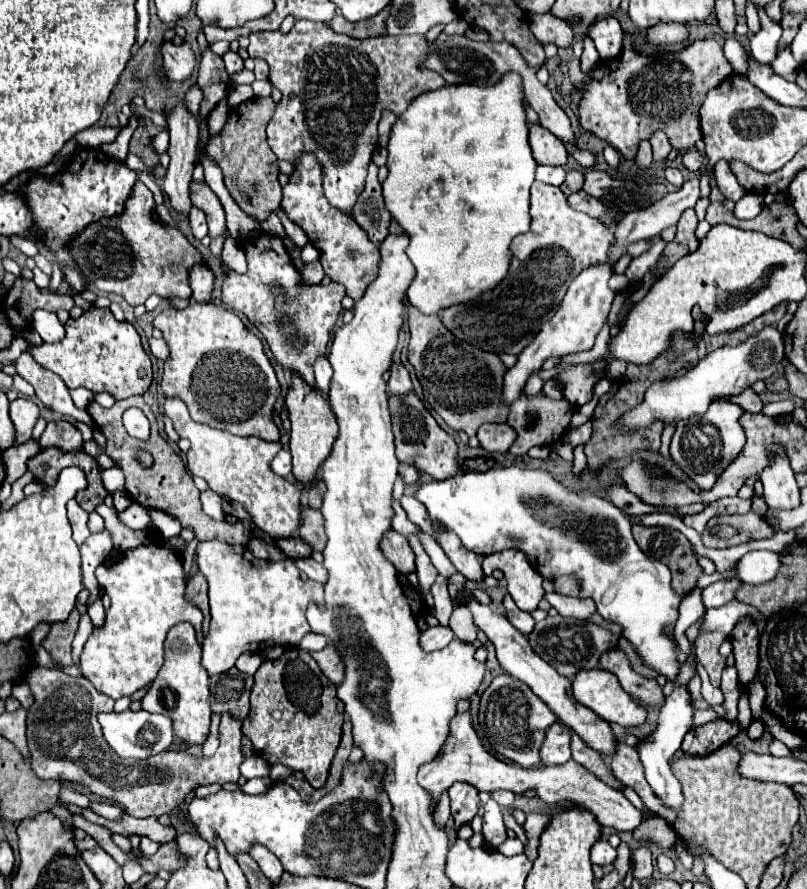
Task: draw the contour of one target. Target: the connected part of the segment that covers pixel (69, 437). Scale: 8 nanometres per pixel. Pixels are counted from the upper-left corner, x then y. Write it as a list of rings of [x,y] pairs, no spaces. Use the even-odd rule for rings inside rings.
[[[52,421],[40,437],[40,447],[60,447],[64,451],[82,449],[82,435],[68,421]]]

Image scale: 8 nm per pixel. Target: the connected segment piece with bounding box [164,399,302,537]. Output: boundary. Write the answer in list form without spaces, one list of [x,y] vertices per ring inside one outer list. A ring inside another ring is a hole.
[[[166,399],[164,415],[172,419],[178,435],[192,443],[188,451],[188,469],[192,475],[206,479],[210,489],[218,495],[242,503],[256,527],[270,537],[290,537],[298,529],[302,487],[274,475],[270,469],[272,457],[282,449],[280,441],[268,443],[258,437],[236,437],[228,431],[200,425],[190,419],[188,409],[180,399]]]

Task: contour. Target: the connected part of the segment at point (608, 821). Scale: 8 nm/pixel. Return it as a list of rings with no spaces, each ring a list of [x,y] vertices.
[[[468,711],[462,715],[456,715],[452,719],[450,735],[448,735],[444,747],[440,749],[438,757],[432,763],[420,767],[420,771],[418,771],[418,783],[426,791],[432,793],[434,801],[438,801],[438,795],[442,791],[448,791],[450,785],[456,781],[470,783],[478,791],[488,791],[488,793],[492,793],[496,789],[508,789],[512,793],[534,791],[546,803],[556,803],[560,807],[574,805],[574,807],[588,809],[598,817],[598,821],[602,821],[602,825],[612,827],[616,831],[628,831],[628,829],[634,829],[640,825],[640,811],[620,791],[606,785],[604,781],[600,781],[596,775],[586,771],[580,763],[576,763],[572,759],[564,765],[554,765],[554,767],[538,765],[534,769],[522,769],[512,763],[504,763],[504,761],[496,759],[482,747],[476,731],[470,725]]]

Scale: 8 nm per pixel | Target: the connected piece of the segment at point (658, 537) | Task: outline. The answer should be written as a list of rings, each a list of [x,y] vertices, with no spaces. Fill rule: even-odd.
[[[634,525],[632,535],[648,557],[658,557],[672,571],[672,589],[676,593],[684,595],[696,587],[704,571],[690,541],[680,531],[672,527]]]

